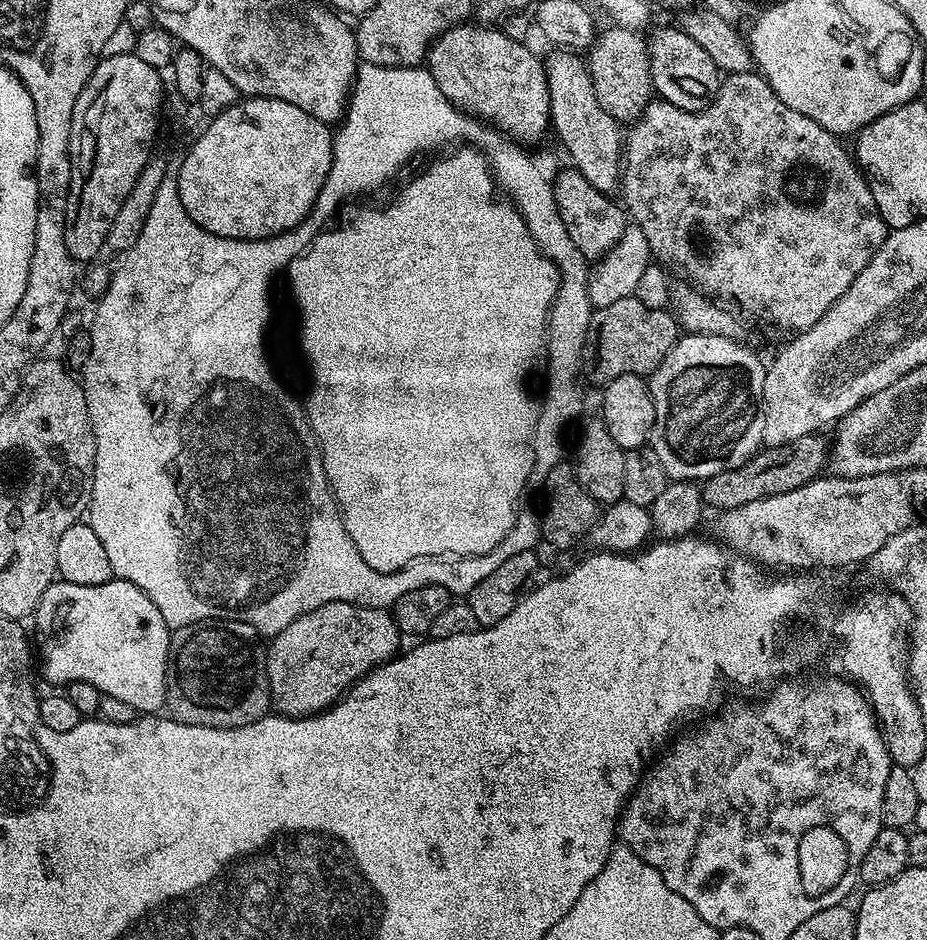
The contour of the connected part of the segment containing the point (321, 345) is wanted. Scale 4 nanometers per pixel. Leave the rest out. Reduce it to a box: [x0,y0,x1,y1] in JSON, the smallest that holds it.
[286,146,560,568]

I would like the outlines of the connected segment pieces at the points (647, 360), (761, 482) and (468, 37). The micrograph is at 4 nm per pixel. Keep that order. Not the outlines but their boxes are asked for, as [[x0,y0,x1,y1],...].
[[583,296,678,386],[703,434,830,512],[426,22,550,146]]

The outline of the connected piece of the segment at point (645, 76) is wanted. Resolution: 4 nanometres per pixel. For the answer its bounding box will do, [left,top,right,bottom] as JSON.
[586,26,654,122]

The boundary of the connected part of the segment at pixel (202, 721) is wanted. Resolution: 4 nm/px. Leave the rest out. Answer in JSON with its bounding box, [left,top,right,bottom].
[166,620,273,728]

